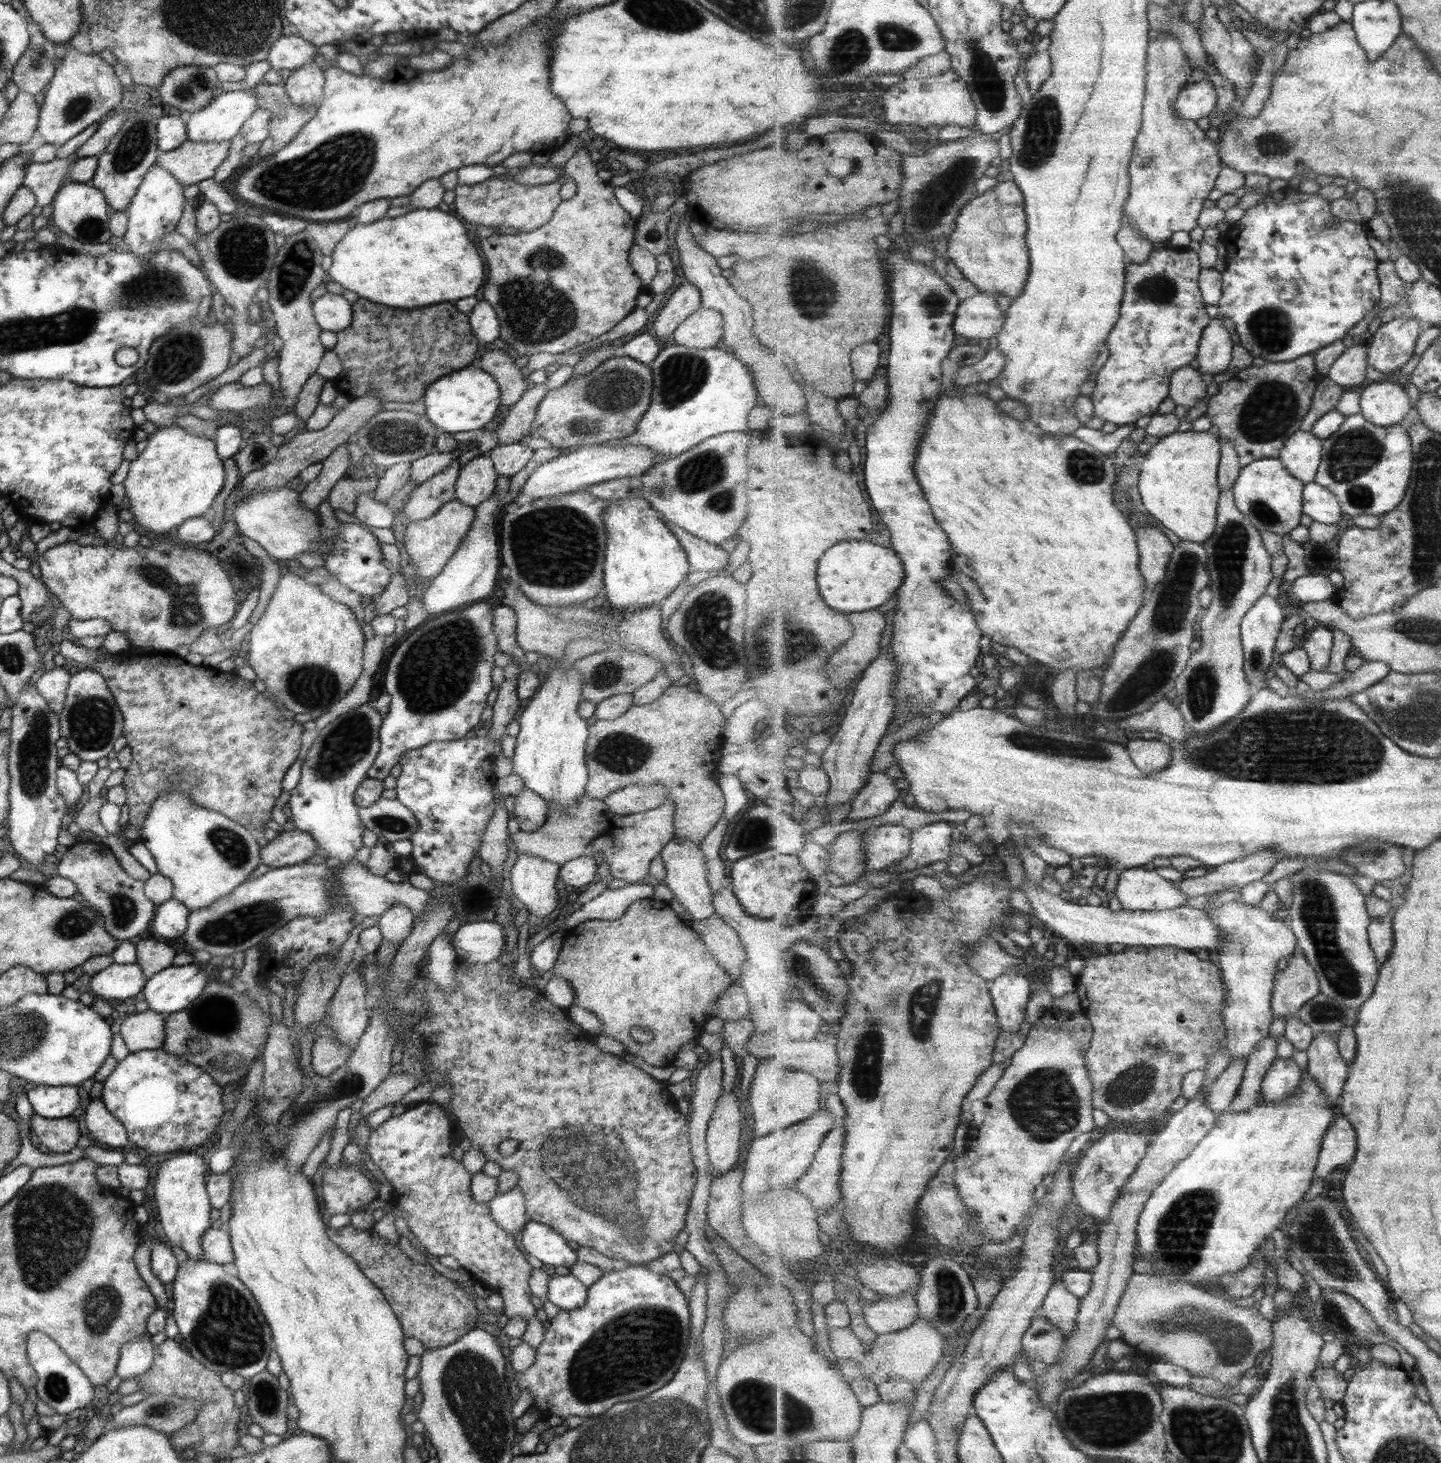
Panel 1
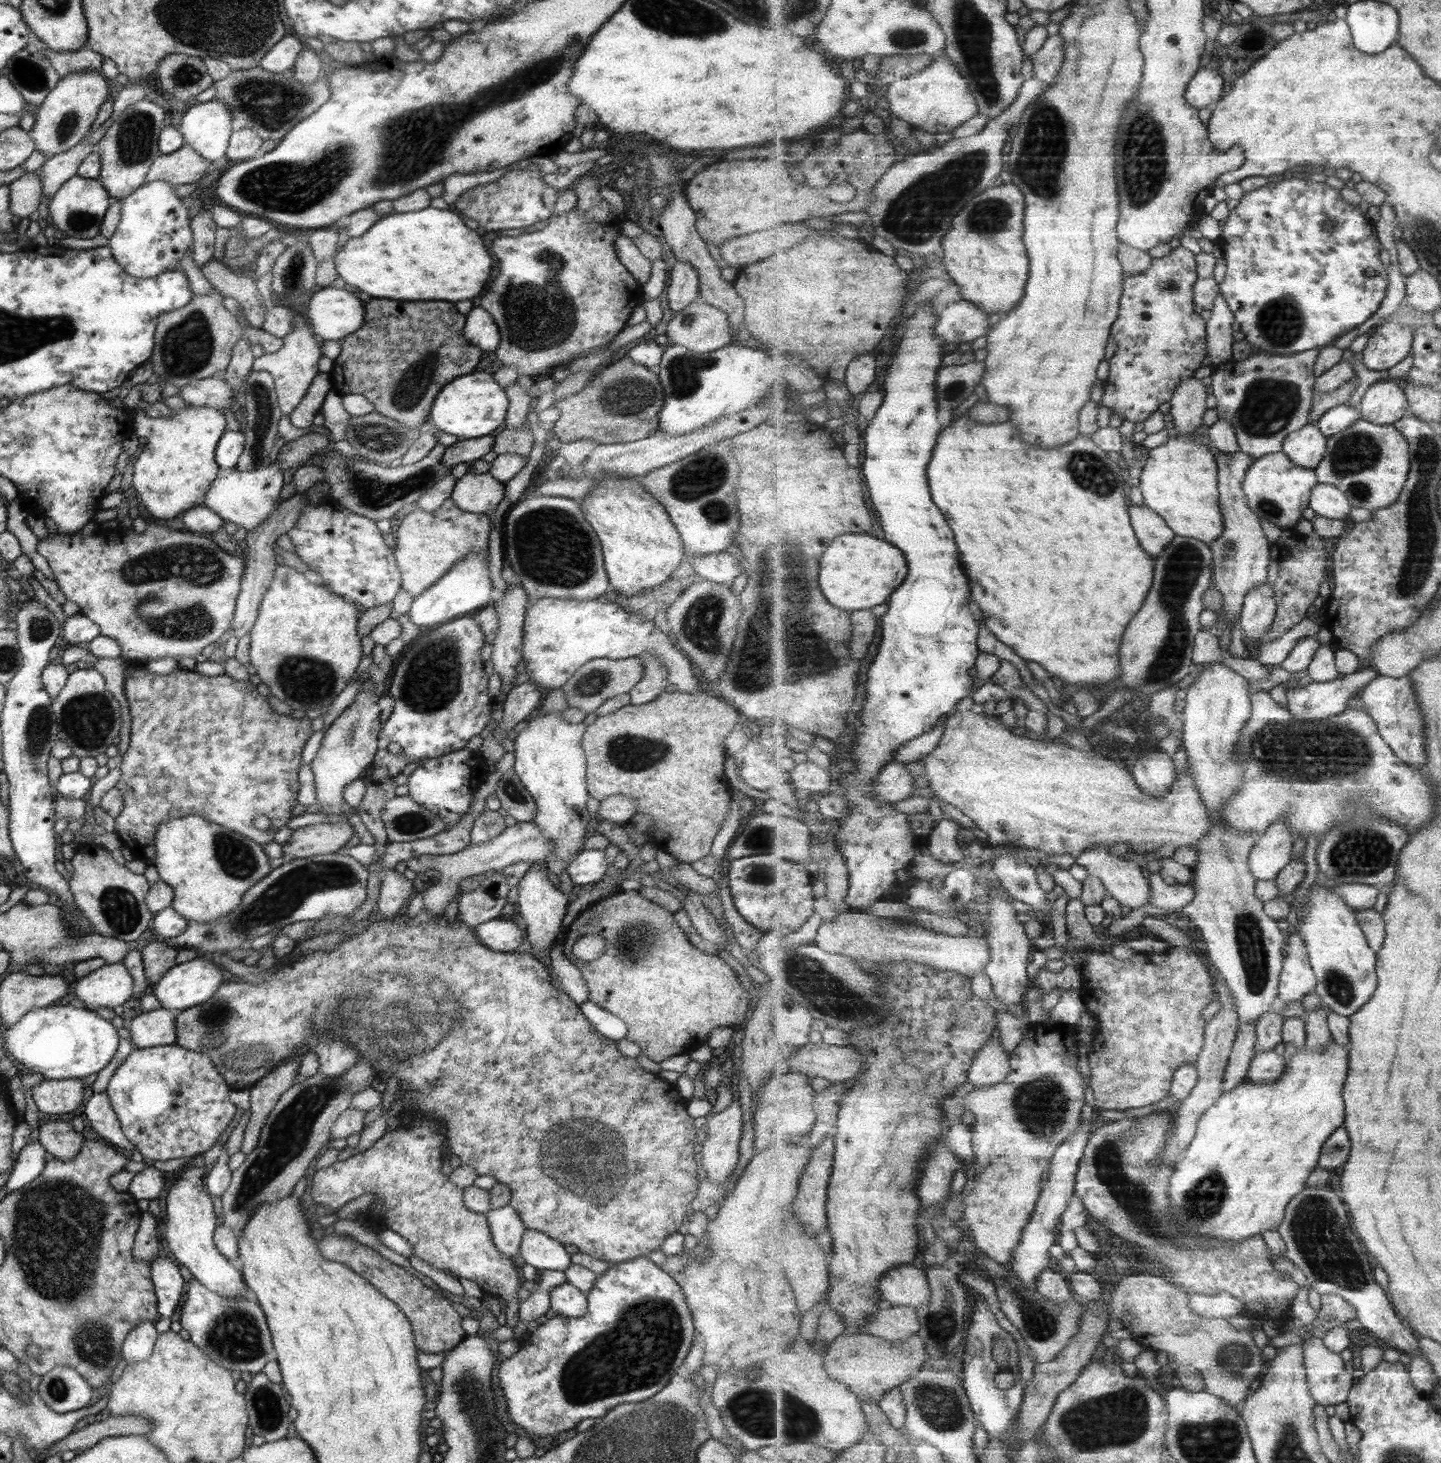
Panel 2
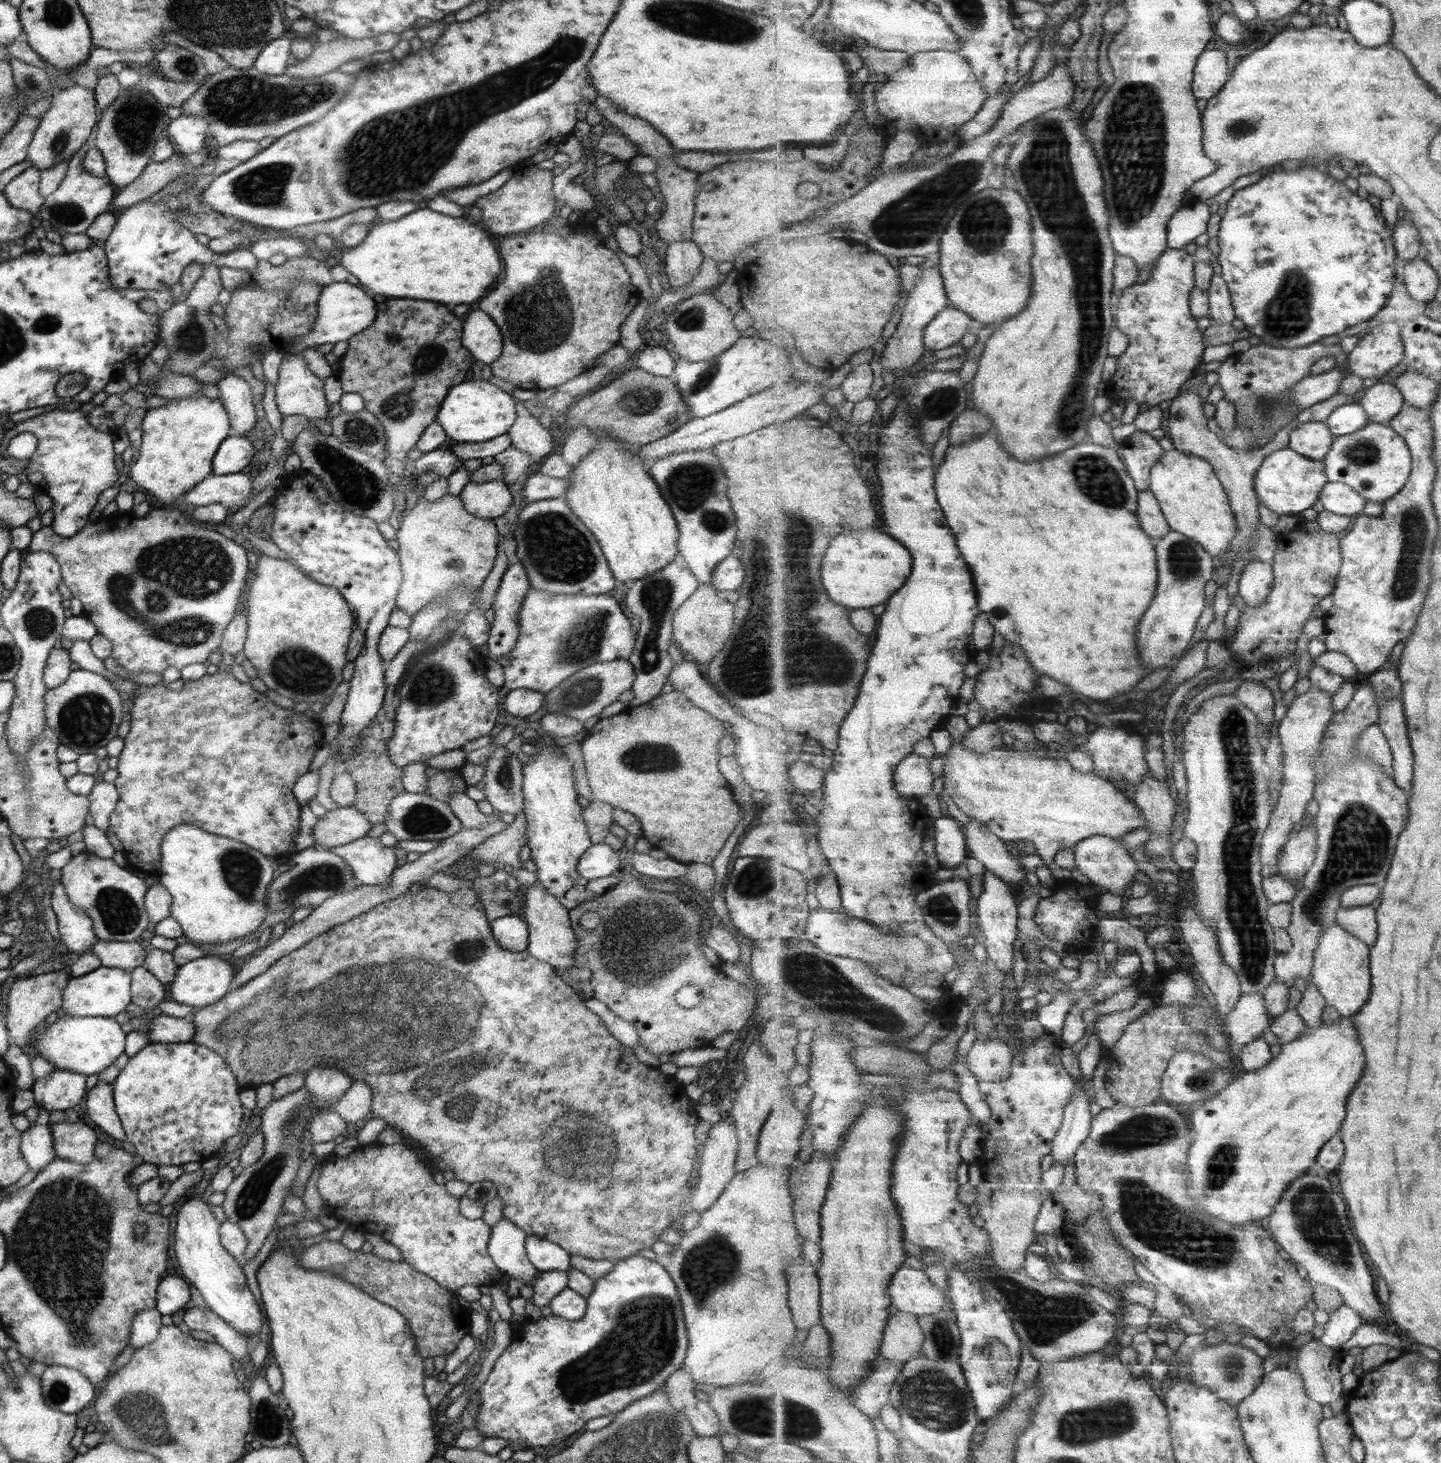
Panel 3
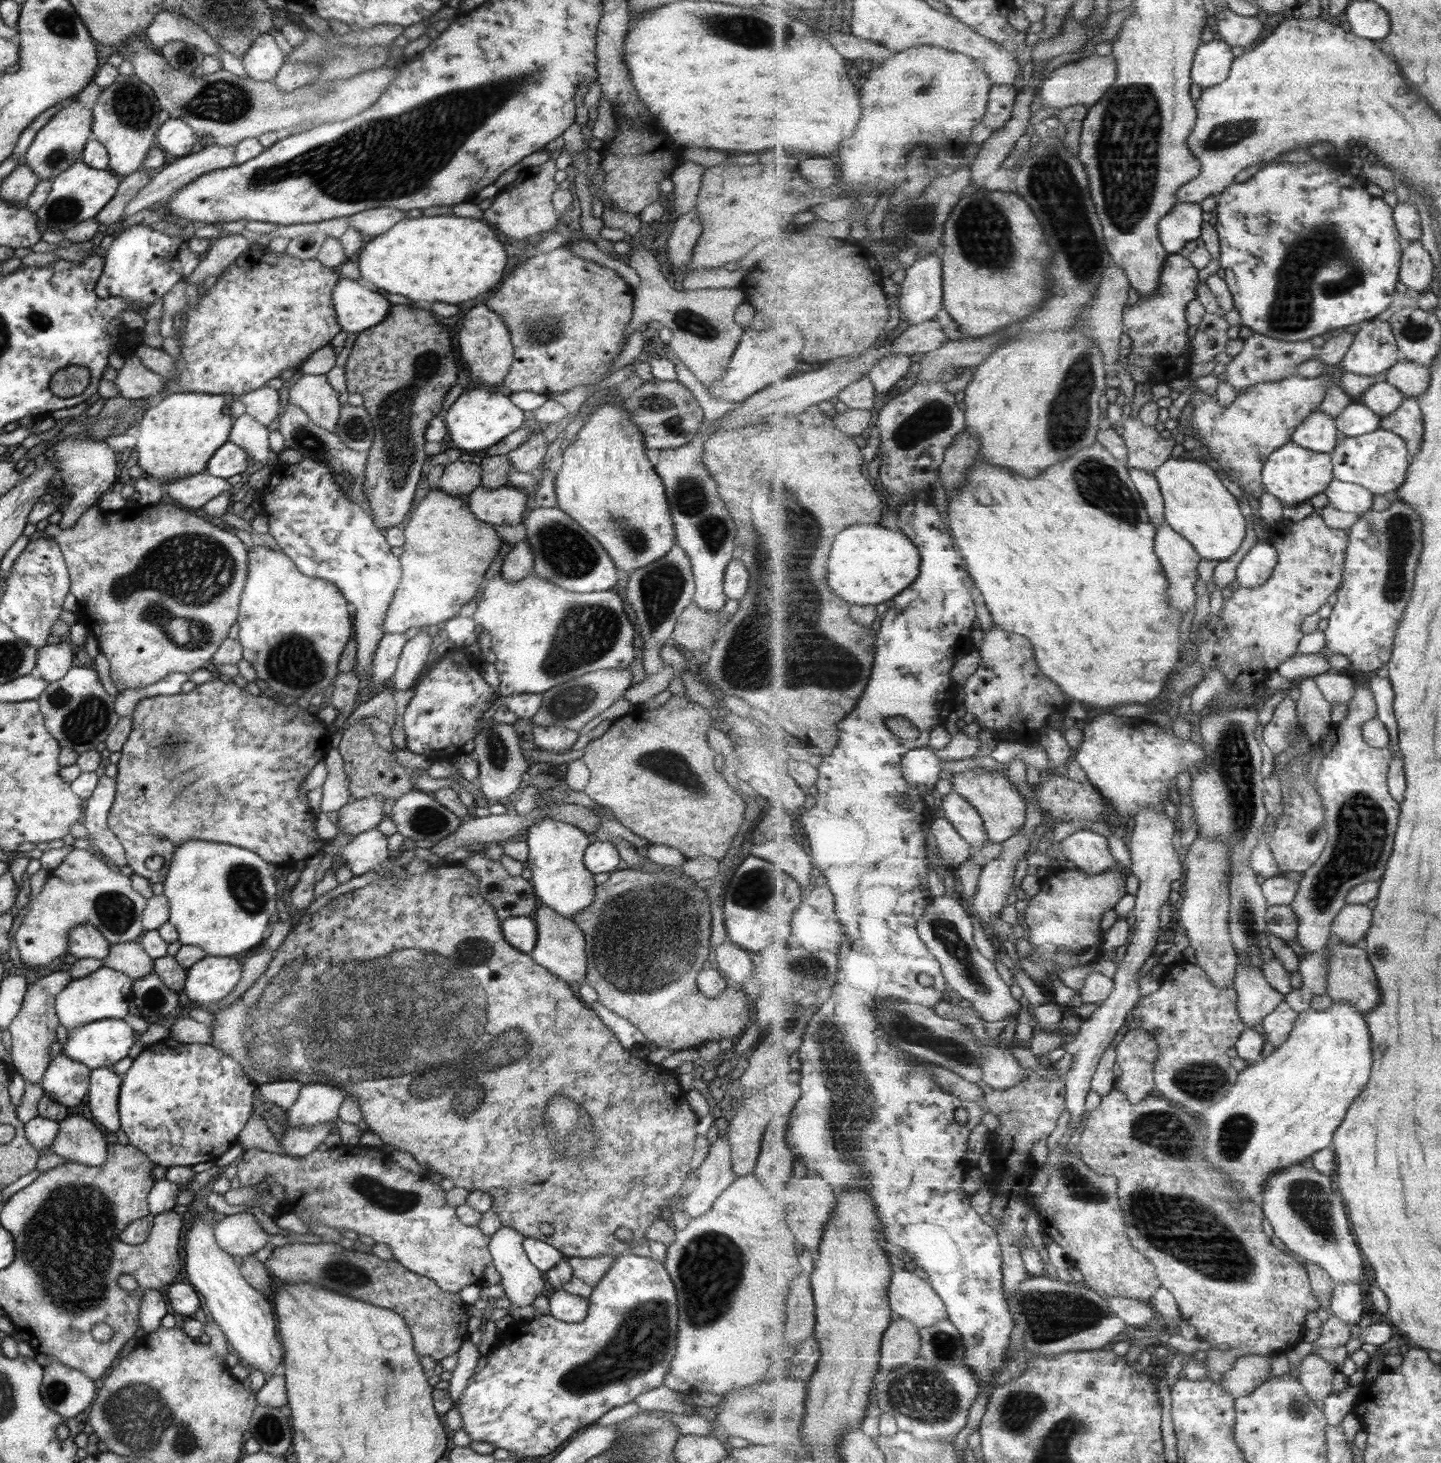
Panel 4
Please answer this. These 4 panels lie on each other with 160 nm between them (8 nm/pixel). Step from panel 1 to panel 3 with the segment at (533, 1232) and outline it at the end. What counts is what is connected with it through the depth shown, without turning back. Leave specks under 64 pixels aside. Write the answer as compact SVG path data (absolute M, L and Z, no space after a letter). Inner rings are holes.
M526 1235L524 1249L527 1260L538 1272L549 1270L563 1272L570 1268L570 1254L550 1240L535 1235Z

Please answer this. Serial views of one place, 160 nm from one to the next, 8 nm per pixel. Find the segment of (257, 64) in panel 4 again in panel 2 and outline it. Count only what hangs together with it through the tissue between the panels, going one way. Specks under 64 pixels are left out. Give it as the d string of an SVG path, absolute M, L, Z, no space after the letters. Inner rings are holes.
M285 35L268 50L260 60L263 70L272 73L282 73L291 68L297 55L302 51L301 41L291 35Z

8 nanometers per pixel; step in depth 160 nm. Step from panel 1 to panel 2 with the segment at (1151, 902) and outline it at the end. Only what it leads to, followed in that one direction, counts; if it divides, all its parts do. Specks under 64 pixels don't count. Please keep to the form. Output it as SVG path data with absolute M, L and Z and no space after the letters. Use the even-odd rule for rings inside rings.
M1097 845L1079 856L1077 864L1081 864L1087 870L1088 876L1093 876L1100 881L1107 894L1113 896L1121 905L1136 909L1150 904L1152 890L1148 873L1143 868L1139 868L1137 862L1133 860L1124 860L1122 856L1109 854L1110 848L1107 845Z

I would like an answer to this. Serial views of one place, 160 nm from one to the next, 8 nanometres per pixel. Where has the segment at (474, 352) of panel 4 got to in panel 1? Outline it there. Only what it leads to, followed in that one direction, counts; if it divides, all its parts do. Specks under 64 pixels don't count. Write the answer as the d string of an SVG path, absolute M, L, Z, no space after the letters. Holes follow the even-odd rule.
M482 298L468 313L468 323L472 330L472 335L479 344L493 342L499 336L499 325L497 315L488 302Z

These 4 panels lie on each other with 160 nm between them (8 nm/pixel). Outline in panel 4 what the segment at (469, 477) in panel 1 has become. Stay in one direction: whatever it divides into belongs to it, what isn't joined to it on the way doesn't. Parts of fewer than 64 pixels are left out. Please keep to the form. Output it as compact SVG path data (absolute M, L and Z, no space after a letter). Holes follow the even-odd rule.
M509 486L492 490L476 487L467 495L467 506L471 514L481 522L504 525L511 529L522 522L521 512L526 508L527 498Z

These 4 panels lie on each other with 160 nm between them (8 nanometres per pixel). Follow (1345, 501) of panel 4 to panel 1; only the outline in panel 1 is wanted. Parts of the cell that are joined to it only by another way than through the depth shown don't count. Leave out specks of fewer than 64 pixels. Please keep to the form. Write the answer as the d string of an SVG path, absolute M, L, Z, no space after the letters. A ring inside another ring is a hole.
M1315 481L1306 484L1304 490L1304 514L1313 521L1323 524L1337 524L1343 518L1344 511L1339 498Z

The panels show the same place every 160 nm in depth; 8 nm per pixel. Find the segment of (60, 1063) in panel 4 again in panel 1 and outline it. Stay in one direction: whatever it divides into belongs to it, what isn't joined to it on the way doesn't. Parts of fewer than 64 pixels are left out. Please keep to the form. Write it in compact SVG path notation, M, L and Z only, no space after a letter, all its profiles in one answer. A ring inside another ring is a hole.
M34 1085L25 1093L33 1113L45 1119L70 1117L79 1104L75 1086Z

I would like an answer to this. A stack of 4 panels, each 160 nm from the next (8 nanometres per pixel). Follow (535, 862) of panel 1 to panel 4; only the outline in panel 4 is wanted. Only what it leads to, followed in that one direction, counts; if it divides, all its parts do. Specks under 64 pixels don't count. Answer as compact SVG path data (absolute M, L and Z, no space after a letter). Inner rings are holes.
M538 904L533 921L536 926L534 947L528 954L540 967L546 968L550 974L569 984L580 986L584 983L586 974L586 954L584 953L583 933L574 922L559 916L557 912L543 904Z

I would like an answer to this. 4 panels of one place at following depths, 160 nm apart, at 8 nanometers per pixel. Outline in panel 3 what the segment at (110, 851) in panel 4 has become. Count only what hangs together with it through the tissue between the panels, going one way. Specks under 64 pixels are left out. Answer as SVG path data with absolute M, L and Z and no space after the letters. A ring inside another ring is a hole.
M101 781L93 785L88 798L88 813L93 818L93 826L101 829L105 834L109 829L109 814L118 803L118 792L114 783Z

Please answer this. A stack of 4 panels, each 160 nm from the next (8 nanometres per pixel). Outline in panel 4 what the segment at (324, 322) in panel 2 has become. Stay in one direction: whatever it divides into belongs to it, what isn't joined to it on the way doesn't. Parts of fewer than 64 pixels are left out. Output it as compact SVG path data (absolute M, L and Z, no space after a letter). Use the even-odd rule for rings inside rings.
M347 277L339 278L332 288L331 304L340 330L349 334L379 324L391 306L382 292Z

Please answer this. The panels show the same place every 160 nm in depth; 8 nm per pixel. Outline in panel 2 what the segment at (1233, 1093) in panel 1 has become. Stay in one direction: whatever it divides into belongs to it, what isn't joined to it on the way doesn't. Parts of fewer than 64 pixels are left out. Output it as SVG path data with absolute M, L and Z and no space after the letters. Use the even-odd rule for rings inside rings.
M1254 1022L1241 1024L1224 1076L1224 1092L1237 1088L1248 1080L1248 1072L1256 1054L1258 1034Z

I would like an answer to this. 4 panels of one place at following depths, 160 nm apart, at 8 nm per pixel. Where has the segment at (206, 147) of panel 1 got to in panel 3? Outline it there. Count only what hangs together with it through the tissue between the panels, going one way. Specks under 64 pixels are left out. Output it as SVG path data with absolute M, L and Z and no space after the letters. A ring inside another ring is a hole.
M176 152L165 161L149 161L143 172L136 176L133 182L115 191L108 210L117 214L128 206L149 198L161 188L165 188L168 182L172 182L180 172L184 172L188 167L189 165L185 165L183 155Z

